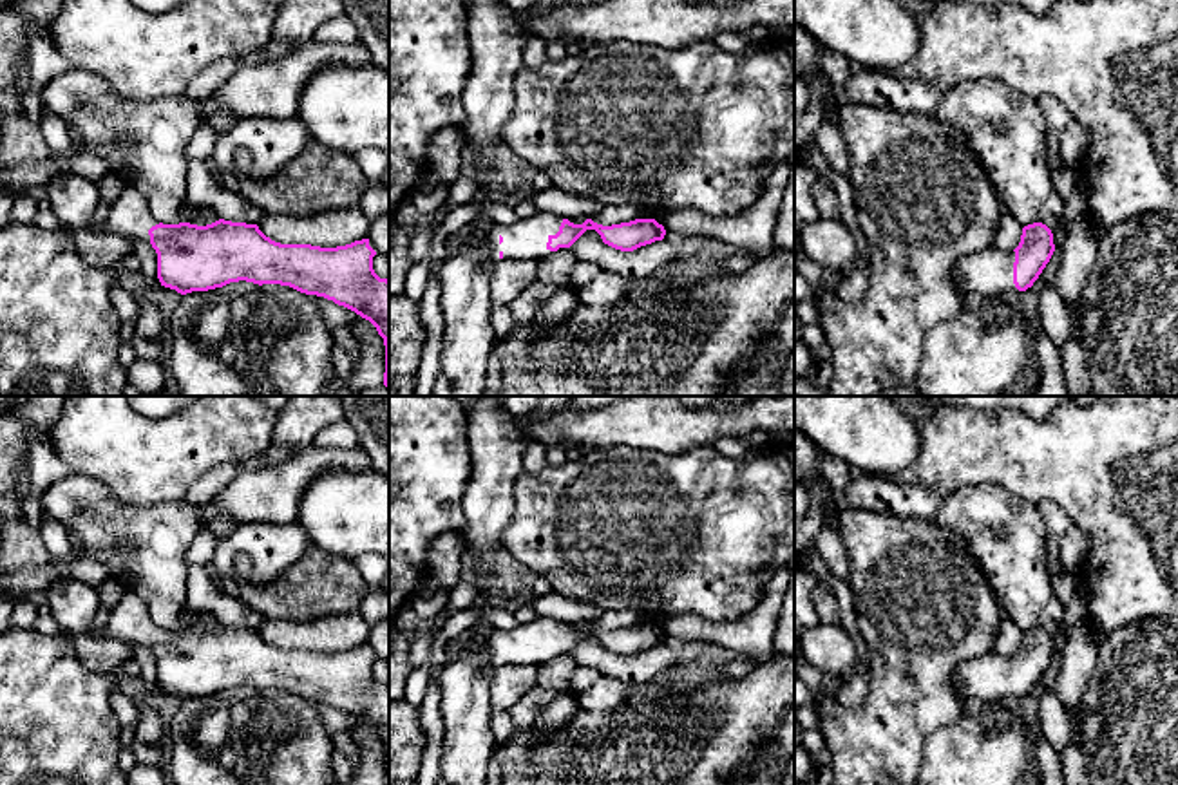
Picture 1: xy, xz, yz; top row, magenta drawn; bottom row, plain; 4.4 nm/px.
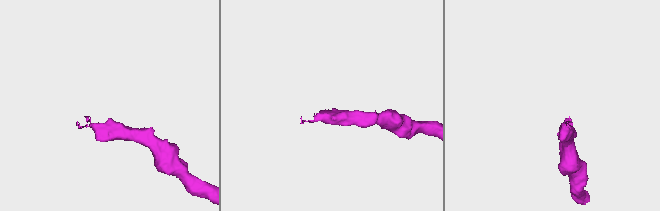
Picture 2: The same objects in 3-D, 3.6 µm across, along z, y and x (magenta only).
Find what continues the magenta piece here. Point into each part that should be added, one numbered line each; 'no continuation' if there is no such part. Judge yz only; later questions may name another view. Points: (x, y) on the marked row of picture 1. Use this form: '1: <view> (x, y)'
1: yz (990, 272)

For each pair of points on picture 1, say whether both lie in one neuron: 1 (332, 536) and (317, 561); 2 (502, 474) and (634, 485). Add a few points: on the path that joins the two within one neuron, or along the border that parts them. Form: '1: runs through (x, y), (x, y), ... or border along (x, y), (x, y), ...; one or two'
1: border along (312, 543), (351, 561); two
2: border along (523, 471), (514, 483), (514, 512), (511, 518); two

